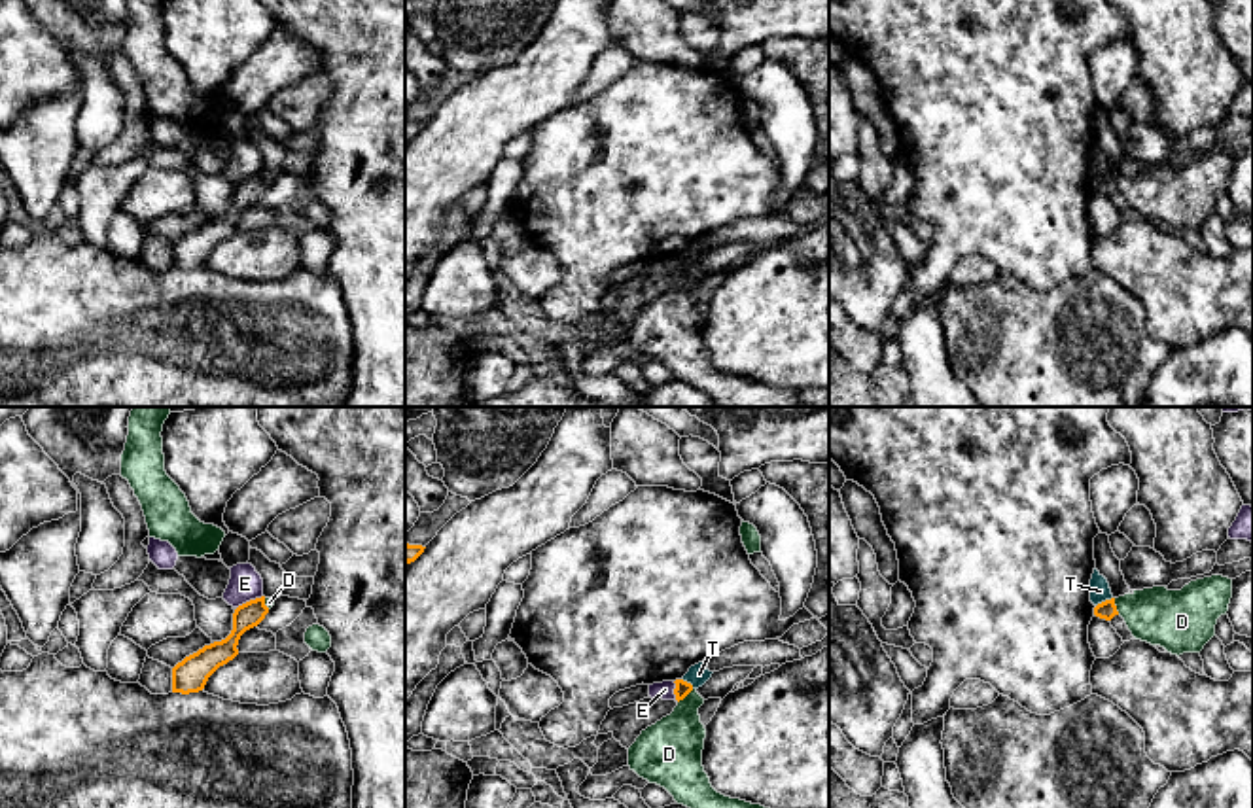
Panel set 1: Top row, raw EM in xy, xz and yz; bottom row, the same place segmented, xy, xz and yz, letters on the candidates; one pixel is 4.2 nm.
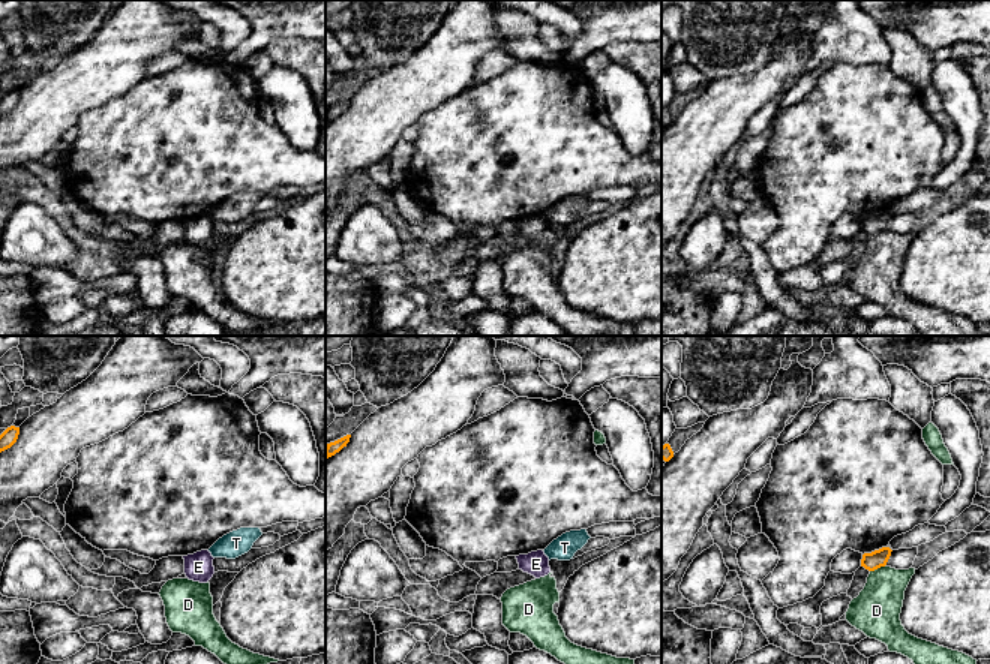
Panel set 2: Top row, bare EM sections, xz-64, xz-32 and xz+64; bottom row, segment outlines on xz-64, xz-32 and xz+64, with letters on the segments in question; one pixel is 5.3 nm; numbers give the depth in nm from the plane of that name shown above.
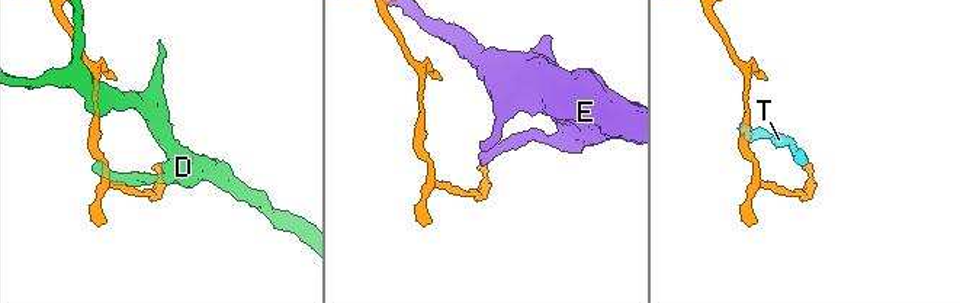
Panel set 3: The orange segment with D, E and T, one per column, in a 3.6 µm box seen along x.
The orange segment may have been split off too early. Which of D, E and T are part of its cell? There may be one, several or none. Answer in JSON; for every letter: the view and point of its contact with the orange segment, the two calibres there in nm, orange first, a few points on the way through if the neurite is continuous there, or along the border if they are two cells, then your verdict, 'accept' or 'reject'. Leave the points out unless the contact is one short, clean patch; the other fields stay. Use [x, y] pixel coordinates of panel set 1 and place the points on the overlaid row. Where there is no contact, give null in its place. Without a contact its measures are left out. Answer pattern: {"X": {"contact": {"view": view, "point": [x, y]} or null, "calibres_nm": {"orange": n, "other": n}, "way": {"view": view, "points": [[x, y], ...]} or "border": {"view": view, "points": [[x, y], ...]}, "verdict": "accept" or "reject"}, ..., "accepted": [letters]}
{"D": {"contact": {"view": "yz", "point": [1115, 606]}, "calibres_nm": {"orange": 80, "other": 260}, "verdict": "reject"}, "E": {"contact": {"view": "xy", "point": [250, 600]}, "calibres_nm": {"orange": 110, "other": 140}, "border": {"view": "xy", "points": [[262, 595], [237, 608]]}, "verdict": "reject"}, "T": {"contact": {"view": "yz", "point": [1106, 600]}, "calibres_nm": {"orange": 80, "other": 90}, "border": {"view": "yz", "points": [[1111, 597], [1096, 606]]}, "verdict": "reject"}, "accepted": []}

